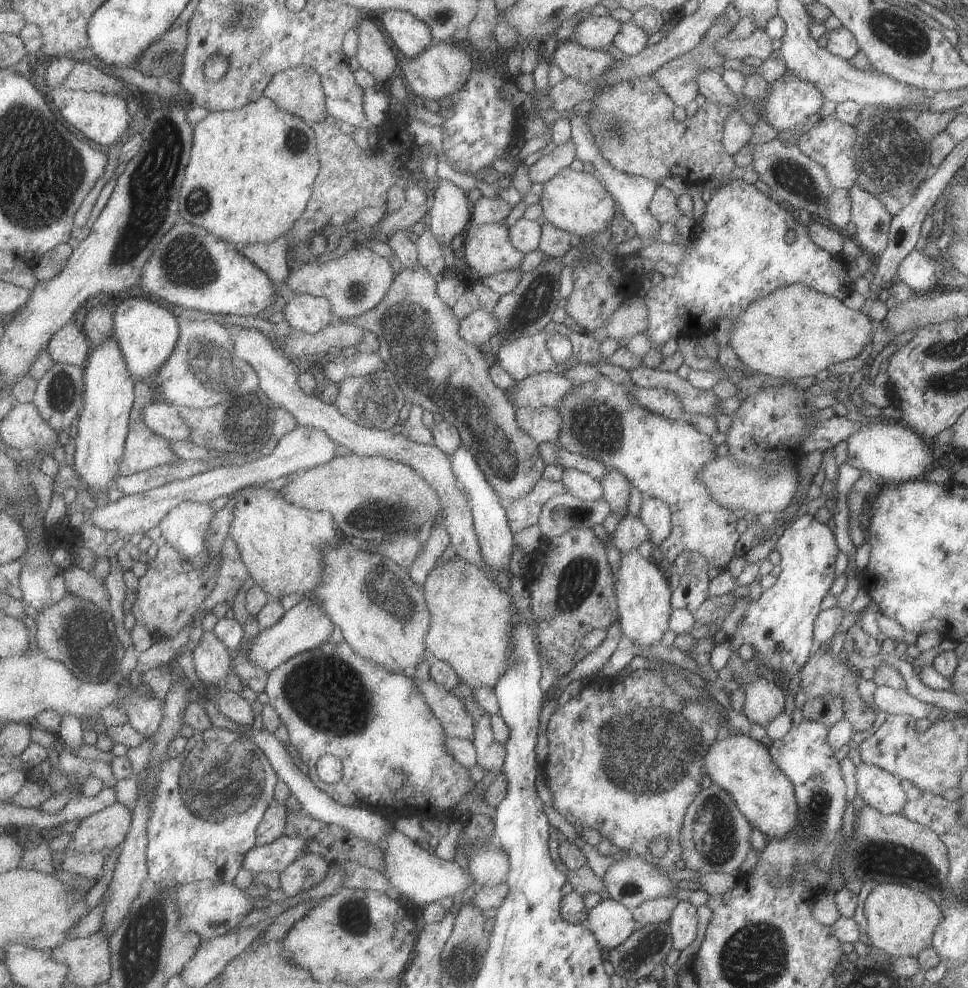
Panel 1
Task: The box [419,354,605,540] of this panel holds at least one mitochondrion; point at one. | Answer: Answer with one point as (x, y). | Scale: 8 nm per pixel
(498, 444)

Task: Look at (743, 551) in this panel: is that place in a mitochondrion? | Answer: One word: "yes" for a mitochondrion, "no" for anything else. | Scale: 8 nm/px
no

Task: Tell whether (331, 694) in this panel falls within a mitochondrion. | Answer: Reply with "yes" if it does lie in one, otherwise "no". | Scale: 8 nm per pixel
yes

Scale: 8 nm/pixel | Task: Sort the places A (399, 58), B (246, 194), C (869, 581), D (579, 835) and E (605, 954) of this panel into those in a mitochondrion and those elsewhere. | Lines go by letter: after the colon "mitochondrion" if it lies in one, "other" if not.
A: other
B: other
C: other
D: other
E: other

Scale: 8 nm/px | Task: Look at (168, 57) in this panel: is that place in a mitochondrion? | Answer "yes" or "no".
yes

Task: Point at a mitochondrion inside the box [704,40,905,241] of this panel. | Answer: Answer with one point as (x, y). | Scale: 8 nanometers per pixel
(790, 175)

